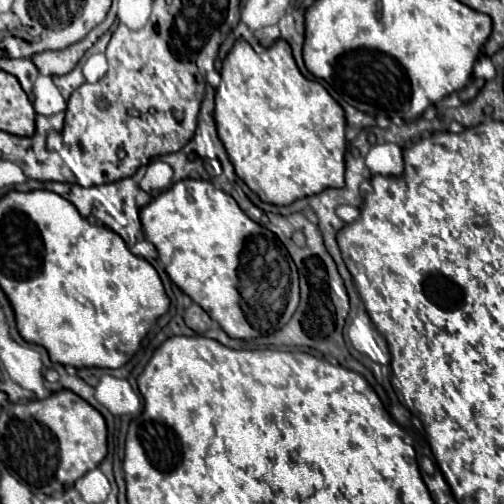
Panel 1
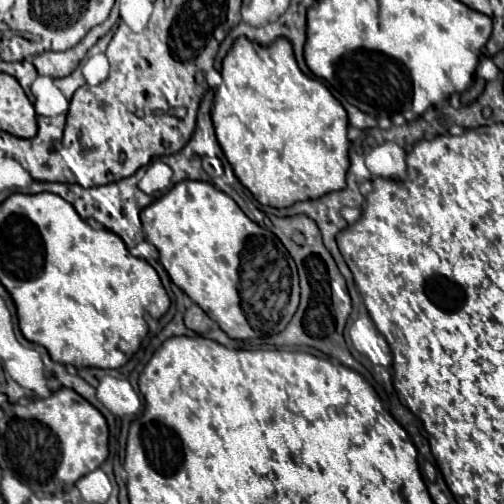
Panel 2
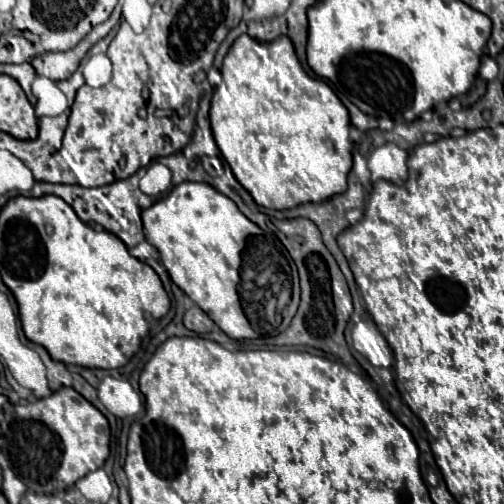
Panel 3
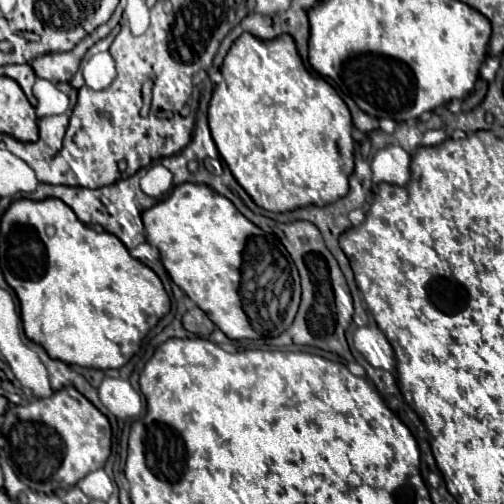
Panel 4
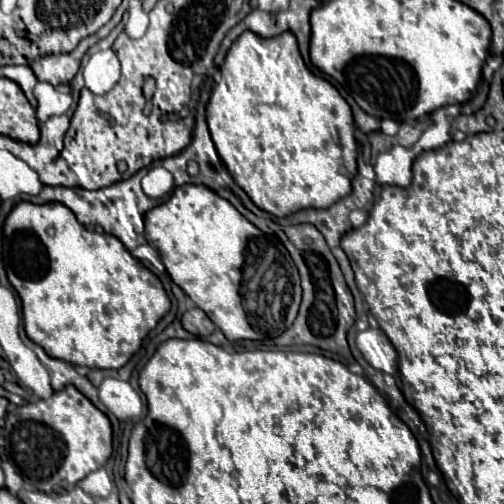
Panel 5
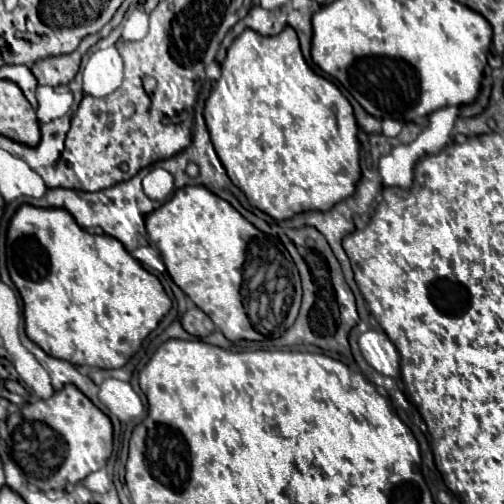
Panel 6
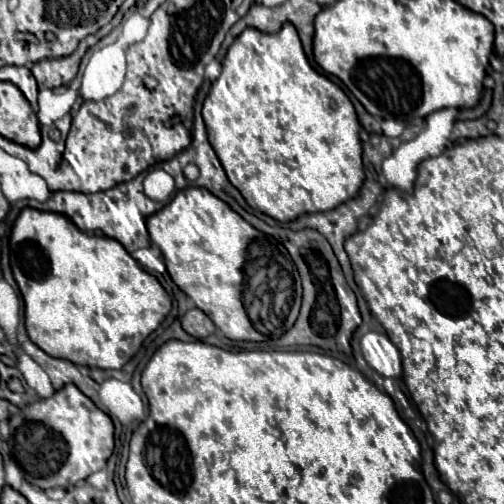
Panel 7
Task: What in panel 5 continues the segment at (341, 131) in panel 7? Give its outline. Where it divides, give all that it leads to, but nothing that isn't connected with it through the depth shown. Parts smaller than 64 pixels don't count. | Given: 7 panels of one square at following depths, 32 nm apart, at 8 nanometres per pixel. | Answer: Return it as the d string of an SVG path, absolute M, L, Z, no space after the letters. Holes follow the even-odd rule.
M246 30L240 38L234 40L234 44L230 46L224 64L220 66L222 72L222 80L214 86L212 96L208 100L206 106L206 122L212 134L212 142L216 146L216 152L220 156L220 160L224 162L224 166L228 168L230 176L234 178L234 182L248 194L248 198L264 212L276 216L276 218L284 218L290 216L298 210L306 210L306 208L330 208L332 204L336 204L336 200L342 200L344 196L348 196L348 192L352 192L352 180L356 178L356 158L358 158L358 144L354 138L354 118L352 118L352 110L348 106L348 102L340 96L340 92L322 76L316 76L310 72L310 68L304 64L302 54L298 50L298 42L296 36L286 30L274 38L262 38L250 30Z

